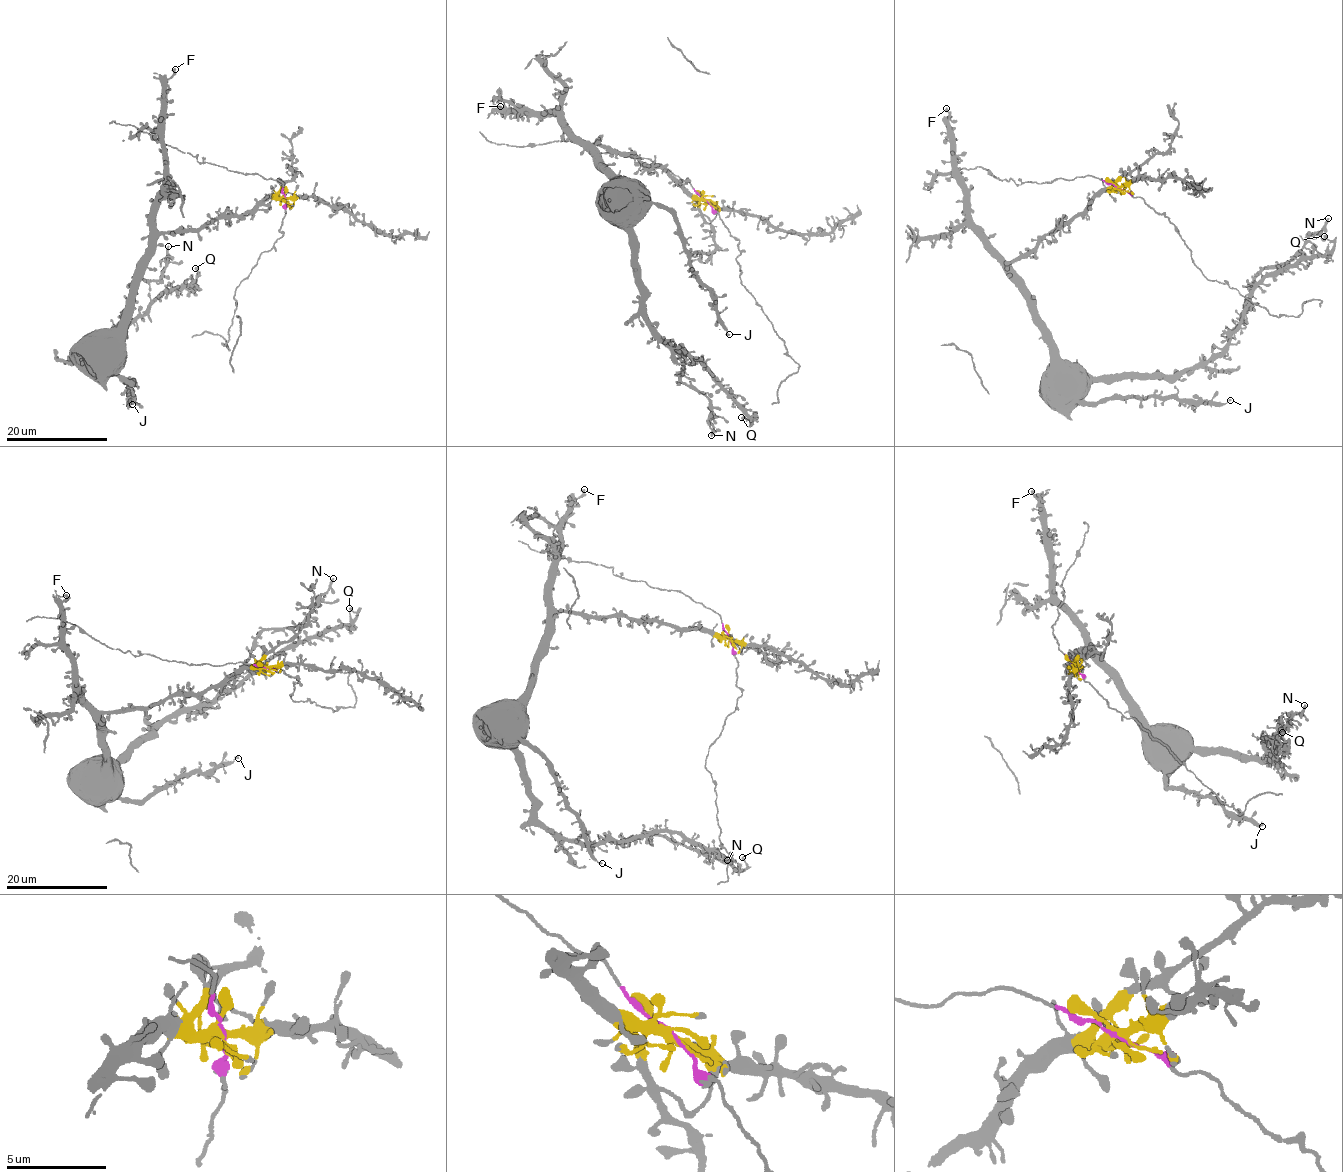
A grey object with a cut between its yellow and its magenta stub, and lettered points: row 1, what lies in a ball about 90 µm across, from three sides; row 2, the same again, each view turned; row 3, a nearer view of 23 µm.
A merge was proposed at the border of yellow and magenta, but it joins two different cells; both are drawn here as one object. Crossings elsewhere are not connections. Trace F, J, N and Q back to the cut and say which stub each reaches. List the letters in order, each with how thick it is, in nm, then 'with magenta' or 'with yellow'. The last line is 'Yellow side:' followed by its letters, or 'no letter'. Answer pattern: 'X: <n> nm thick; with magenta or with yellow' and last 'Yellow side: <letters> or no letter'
F: 320 nm thick; with yellow
J: 200 nm thick; with yellow
N: 260 nm thick; with yellow
Q: 360 nm thick; with yellow
Yellow side: F, J, N, Q

